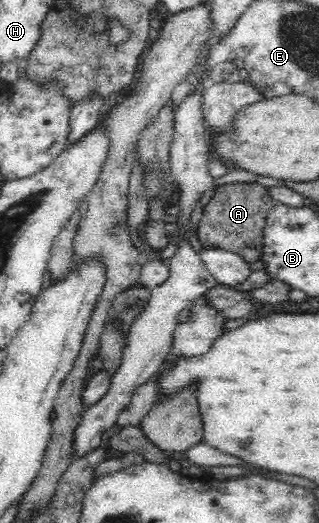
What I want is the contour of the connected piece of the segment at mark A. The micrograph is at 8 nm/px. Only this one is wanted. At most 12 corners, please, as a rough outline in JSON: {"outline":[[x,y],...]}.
{"outline":[[253,182],[218,186],[199,221],[202,247],[261,259],[275,204]]}

